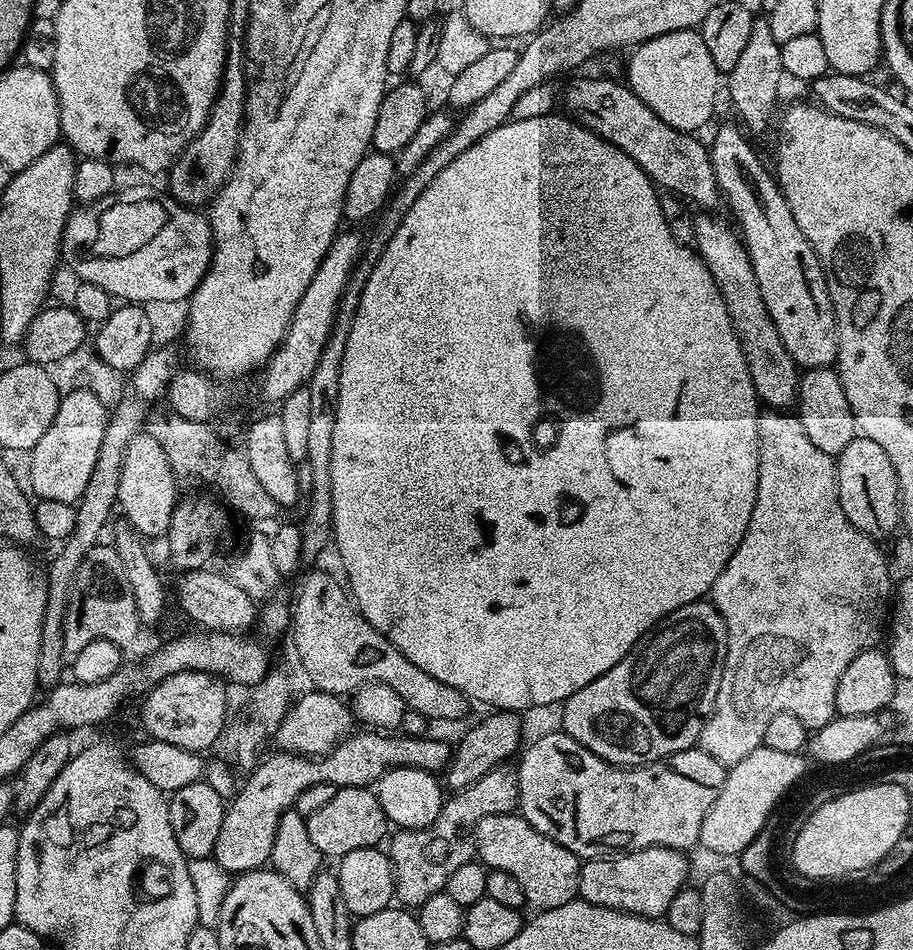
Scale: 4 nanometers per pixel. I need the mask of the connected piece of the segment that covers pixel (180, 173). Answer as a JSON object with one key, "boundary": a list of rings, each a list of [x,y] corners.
{"boundary":[[[236,38],[229,39],[228,62],[224,66],[224,82],[220,85],[216,105],[212,108],[203,130],[181,150],[167,173],[167,191],[183,205],[207,205],[232,173],[232,165],[236,162],[236,153],[240,147],[240,133],[244,126],[244,99],[248,93],[243,62],[243,43]]]}

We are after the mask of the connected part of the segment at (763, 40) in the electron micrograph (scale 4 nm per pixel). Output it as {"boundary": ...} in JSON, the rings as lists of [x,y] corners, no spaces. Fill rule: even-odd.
{"boundary":[[[753,19],[750,42],[746,42],[746,50],[742,50],[742,58],[738,58],[734,70],[726,73],[726,96],[728,92],[737,114],[740,115],[739,123],[749,133],[767,130],[768,123],[772,120],[772,111],[776,108],[776,95],[780,92],[780,83],[783,80],[786,80],[786,73],[782,66],[780,43],[774,38],[767,19]]]}

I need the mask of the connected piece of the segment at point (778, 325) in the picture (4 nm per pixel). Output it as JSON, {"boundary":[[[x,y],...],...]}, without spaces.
{"boundary":[[[733,122],[717,130],[712,144],[710,140],[716,186],[726,208],[728,204],[736,215],[735,227],[754,266],[762,302],[766,302],[766,310],[770,310],[770,318],[774,318],[774,330],[778,330],[782,346],[786,346],[790,358],[794,358],[801,369],[827,368],[835,365],[838,342],[836,315],[824,267],[806,234],[798,230],[798,222],[794,222],[794,214],[790,214],[790,206],[780,193],[775,175],[764,169],[759,154],[747,138],[741,125]]]}

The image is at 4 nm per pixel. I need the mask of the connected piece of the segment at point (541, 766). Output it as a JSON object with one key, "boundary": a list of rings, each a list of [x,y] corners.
{"boundary":[[[563,730],[548,732],[545,736],[538,737],[527,748],[528,745],[519,753],[518,761],[520,760],[520,765],[515,765],[514,768],[516,785],[520,791],[518,797],[519,815],[523,816],[526,822],[530,822],[530,826],[534,826],[534,830],[546,834],[554,842],[566,846],[566,850],[570,850],[575,856],[581,857],[584,860],[598,860],[601,856],[618,856],[622,852],[637,852],[643,848],[695,849],[700,842],[702,822],[706,819],[706,814],[710,814],[710,806],[714,806],[714,801],[718,798],[718,794],[722,790],[722,782],[726,782],[726,778],[728,777],[726,765],[718,762],[718,758],[710,758],[710,754],[706,754],[699,746],[687,748],[678,754],[667,756],[661,760],[655,760],[649,764],[638,764],[635,768],[617,766],[606,762],[602,758],[598,758],[598,754],[594,754],[590,750],[586,750],[586,746],[574,742],[574,738],[567,736]]]}

